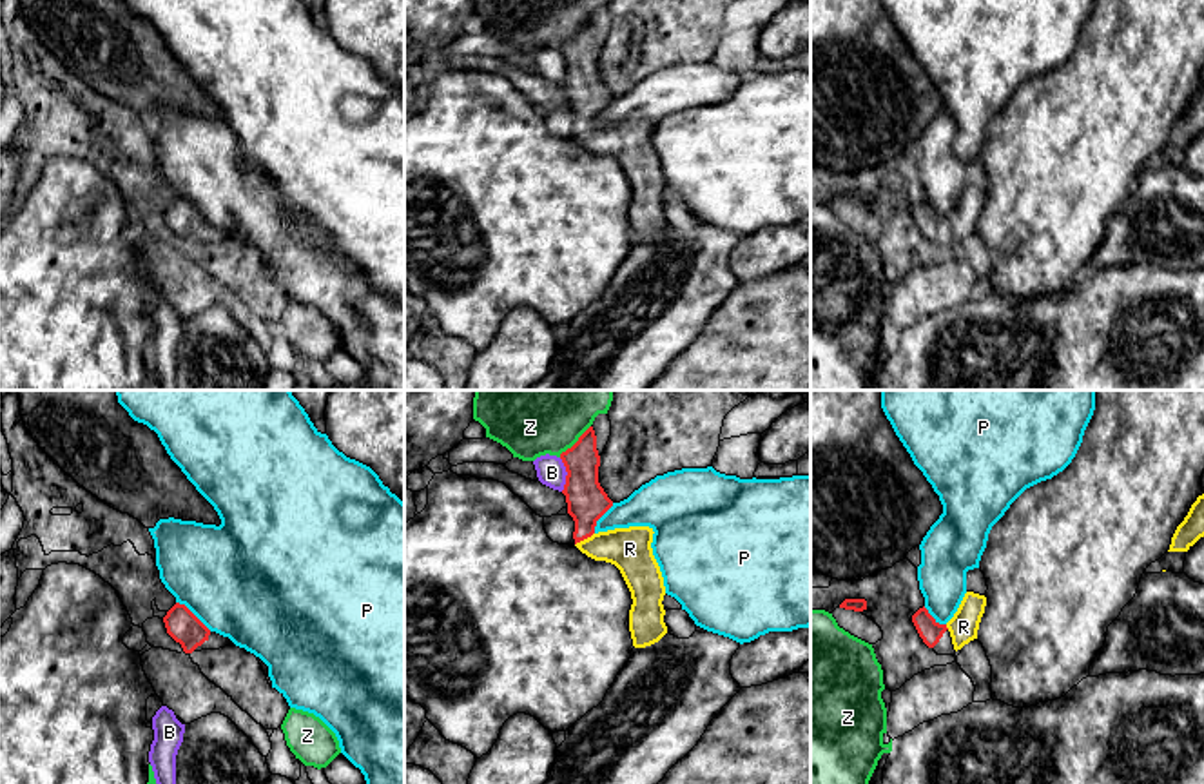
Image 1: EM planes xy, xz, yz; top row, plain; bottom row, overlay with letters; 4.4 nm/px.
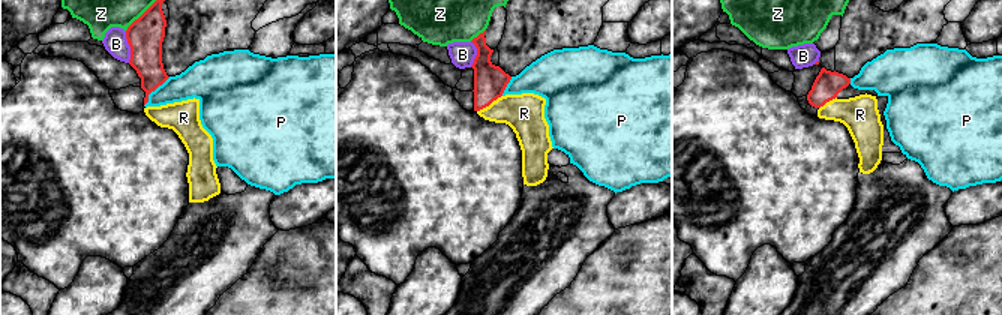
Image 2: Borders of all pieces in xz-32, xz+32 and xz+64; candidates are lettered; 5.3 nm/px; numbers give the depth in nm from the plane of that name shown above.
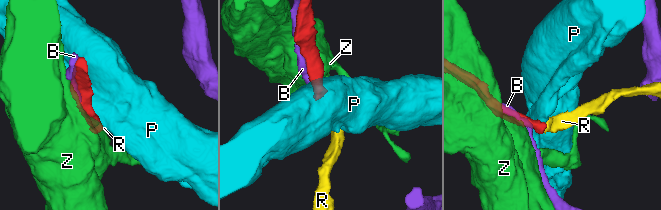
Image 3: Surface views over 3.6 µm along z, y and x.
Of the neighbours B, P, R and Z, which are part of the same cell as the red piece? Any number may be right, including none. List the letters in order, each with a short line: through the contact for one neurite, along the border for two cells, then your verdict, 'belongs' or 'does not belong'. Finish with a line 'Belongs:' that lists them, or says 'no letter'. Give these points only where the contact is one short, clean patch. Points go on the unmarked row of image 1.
B: does not belong
P: xy (176, 195), (184, 196), (211, 224) | does not belong
R: xz (586, 93), (584, 131), (597, 140), (630, 142) | belongs
Z: does not belong
Belongs: R

